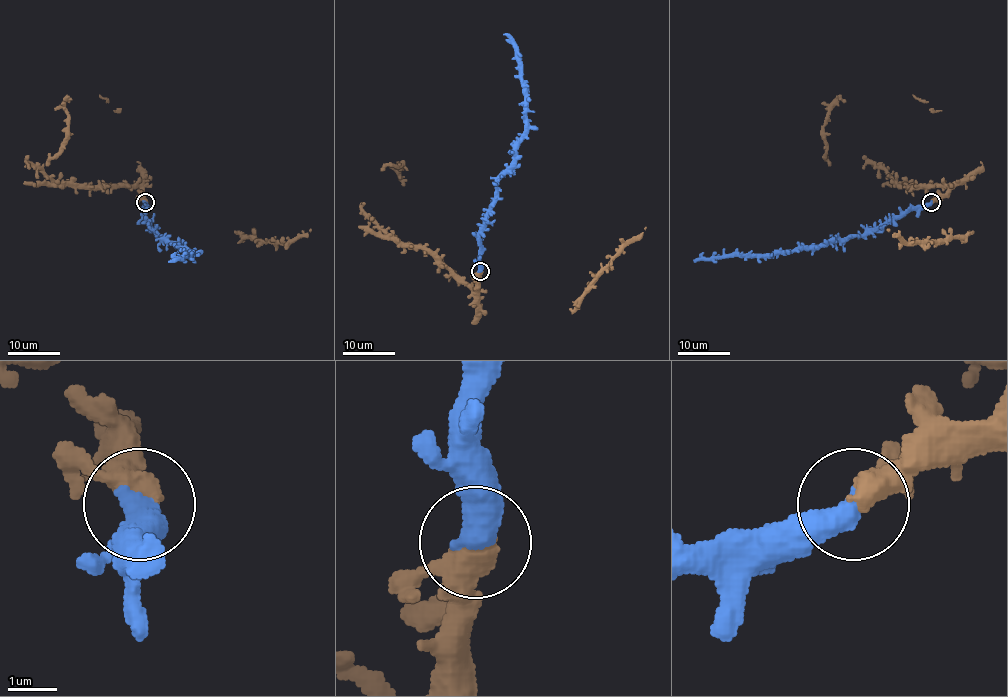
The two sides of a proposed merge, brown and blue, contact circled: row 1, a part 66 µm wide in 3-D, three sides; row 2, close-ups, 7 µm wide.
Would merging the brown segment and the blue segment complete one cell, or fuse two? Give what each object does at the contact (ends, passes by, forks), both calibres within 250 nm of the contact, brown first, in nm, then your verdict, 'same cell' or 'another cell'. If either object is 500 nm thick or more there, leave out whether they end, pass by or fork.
calibres 420 and 550 nm; same cell

